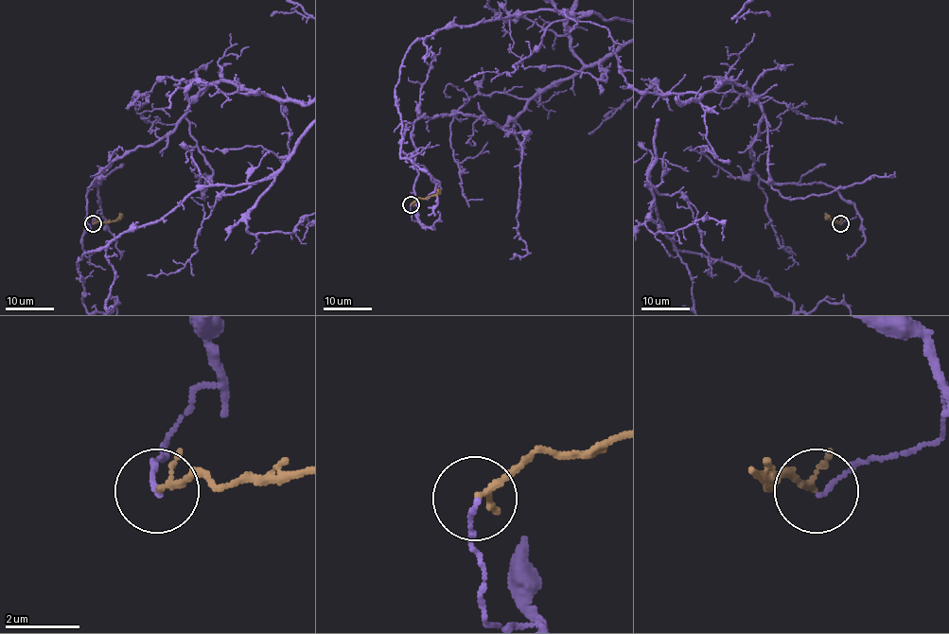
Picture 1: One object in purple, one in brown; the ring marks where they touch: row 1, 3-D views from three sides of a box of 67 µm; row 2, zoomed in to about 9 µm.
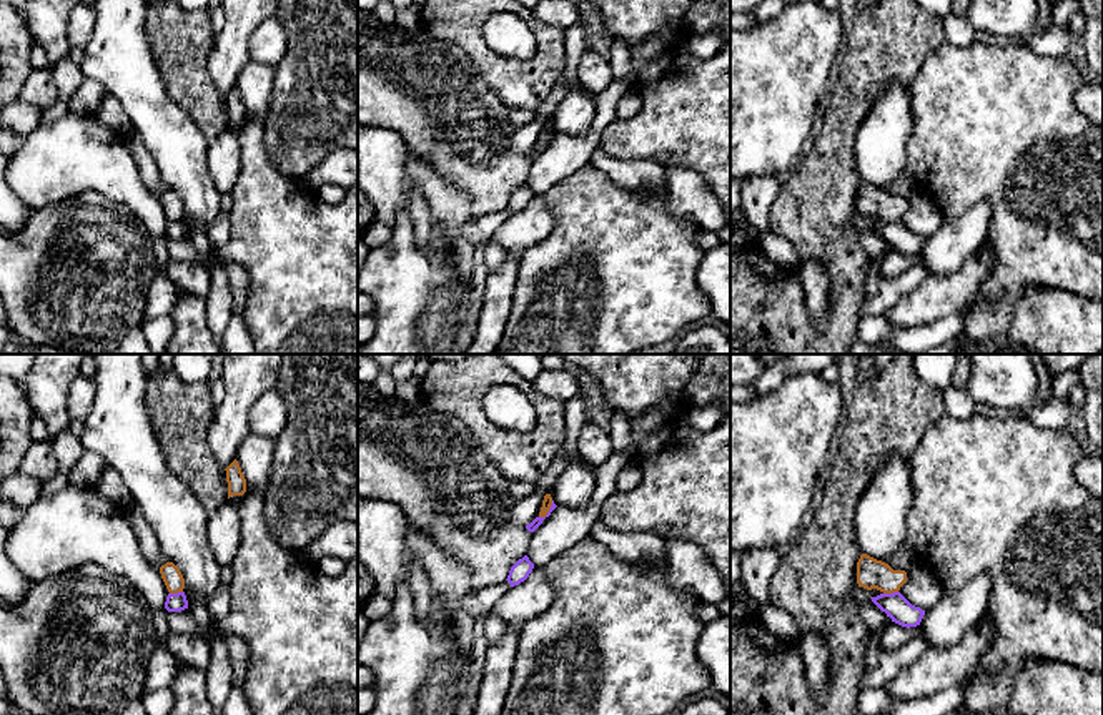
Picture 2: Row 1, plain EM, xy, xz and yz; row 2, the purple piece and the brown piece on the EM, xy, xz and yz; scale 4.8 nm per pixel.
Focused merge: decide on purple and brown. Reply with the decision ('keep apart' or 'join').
keep apart

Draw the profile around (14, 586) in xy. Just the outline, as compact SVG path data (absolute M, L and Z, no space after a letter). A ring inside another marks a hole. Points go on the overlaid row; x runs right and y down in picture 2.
M0 525L0 604L15 609L25 600L30 582L8 559L5 552L7 539L8 529Z

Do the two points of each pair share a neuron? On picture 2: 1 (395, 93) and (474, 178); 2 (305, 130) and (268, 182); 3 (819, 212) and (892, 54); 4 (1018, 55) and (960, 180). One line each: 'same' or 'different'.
1: same
2: different
3: same
4: same

